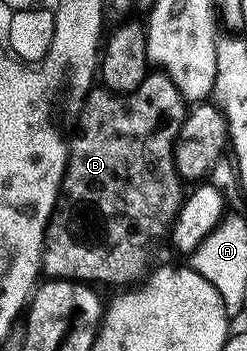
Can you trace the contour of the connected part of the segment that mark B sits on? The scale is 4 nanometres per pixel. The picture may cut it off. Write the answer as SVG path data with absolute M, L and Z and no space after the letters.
M157 70L152 74L146 75L145 80L130 92L118 94L109 91L104 86L97 86L84 97L81 102L77 116L77 129L73 136L68 137L67 147L69 157L65 163L65 176L61 179L61 195L57 197L57 204L53 207L53 217L50 218L48 226L45 227L45 245L41 251L41 270L46 277L54 280L79 280L82 282L94 282L98 280L101 284L121 284L117 286L129 286L134 282L140 281L146 275L145 268L145 247L152 240L157 239L165 232L170 231L171 225L177 218L177 212L183 203L182 179L177 175L174 165L173 148L178 140L181 123L184 122L187 113L187 104L181 92L169 80L164 72Z

